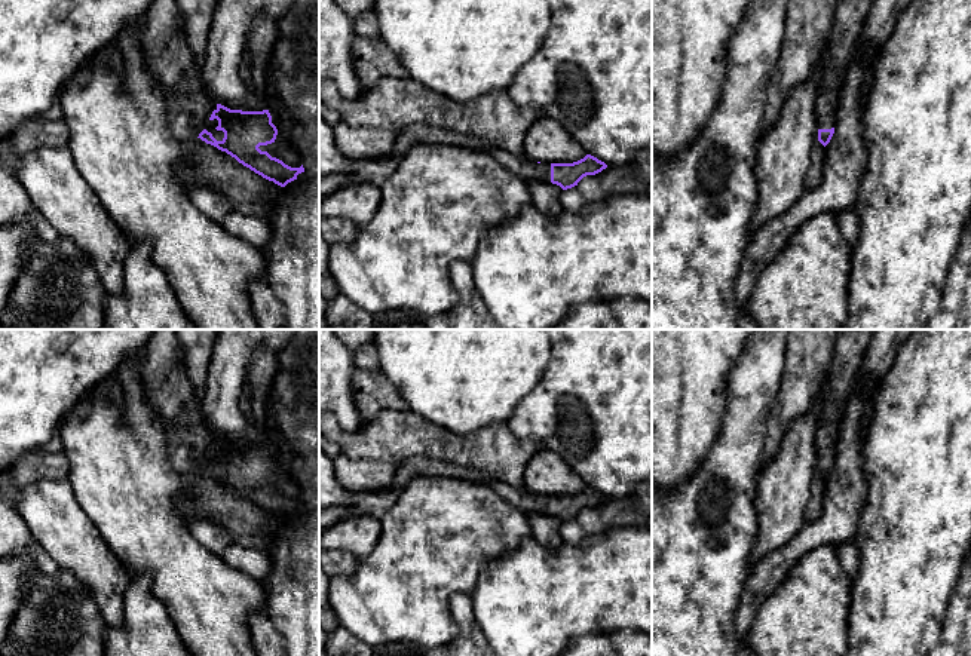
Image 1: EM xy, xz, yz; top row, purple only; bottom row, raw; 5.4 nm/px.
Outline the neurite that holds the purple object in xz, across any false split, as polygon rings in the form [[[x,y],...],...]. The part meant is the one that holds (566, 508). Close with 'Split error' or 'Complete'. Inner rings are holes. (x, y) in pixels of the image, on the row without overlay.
[[[481,478],[477,484],[487,485],[508,503],[527,514],[543,514],[560,518],[563,522],[578,518],[586,508],[595,508],[607,500],[597,490],[586,487],[573,496],[537,496],[526,488],[514,488],[497,478]]]. Split error

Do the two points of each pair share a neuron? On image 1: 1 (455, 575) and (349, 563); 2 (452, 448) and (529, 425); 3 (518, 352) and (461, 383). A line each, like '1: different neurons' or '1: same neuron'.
1: different neurons
2: different neurons
3: same neuron

